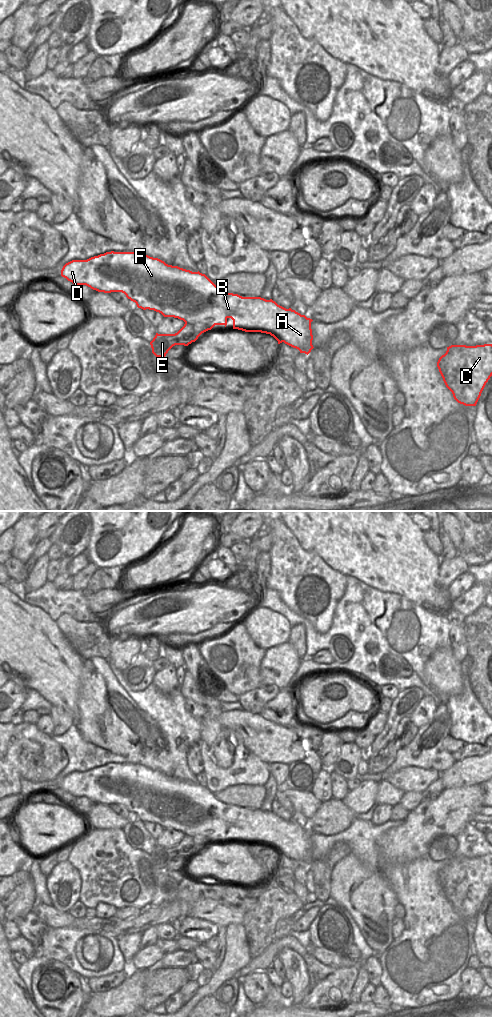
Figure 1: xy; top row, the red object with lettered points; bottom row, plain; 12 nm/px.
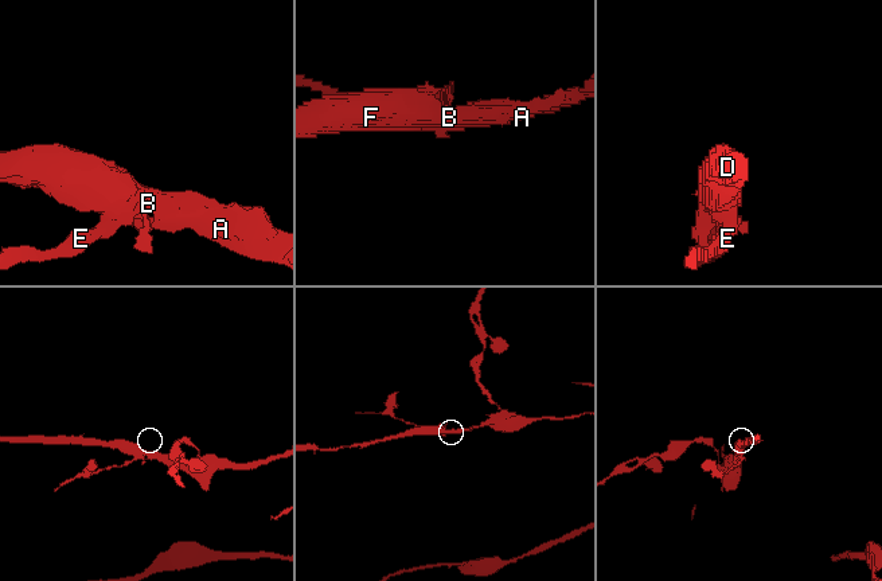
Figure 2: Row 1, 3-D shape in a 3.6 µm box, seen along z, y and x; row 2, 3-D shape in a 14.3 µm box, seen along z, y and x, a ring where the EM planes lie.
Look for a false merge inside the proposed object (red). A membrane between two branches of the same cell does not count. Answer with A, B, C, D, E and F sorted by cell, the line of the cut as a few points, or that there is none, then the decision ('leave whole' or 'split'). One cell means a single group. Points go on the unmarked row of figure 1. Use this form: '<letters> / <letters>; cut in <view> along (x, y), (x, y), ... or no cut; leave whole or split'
A B C D E F; no cut; leave whole

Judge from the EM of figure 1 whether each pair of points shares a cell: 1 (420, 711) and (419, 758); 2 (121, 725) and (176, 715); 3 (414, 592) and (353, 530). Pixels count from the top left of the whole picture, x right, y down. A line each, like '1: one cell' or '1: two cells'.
1: two cells
2: two cells
3: one cell

